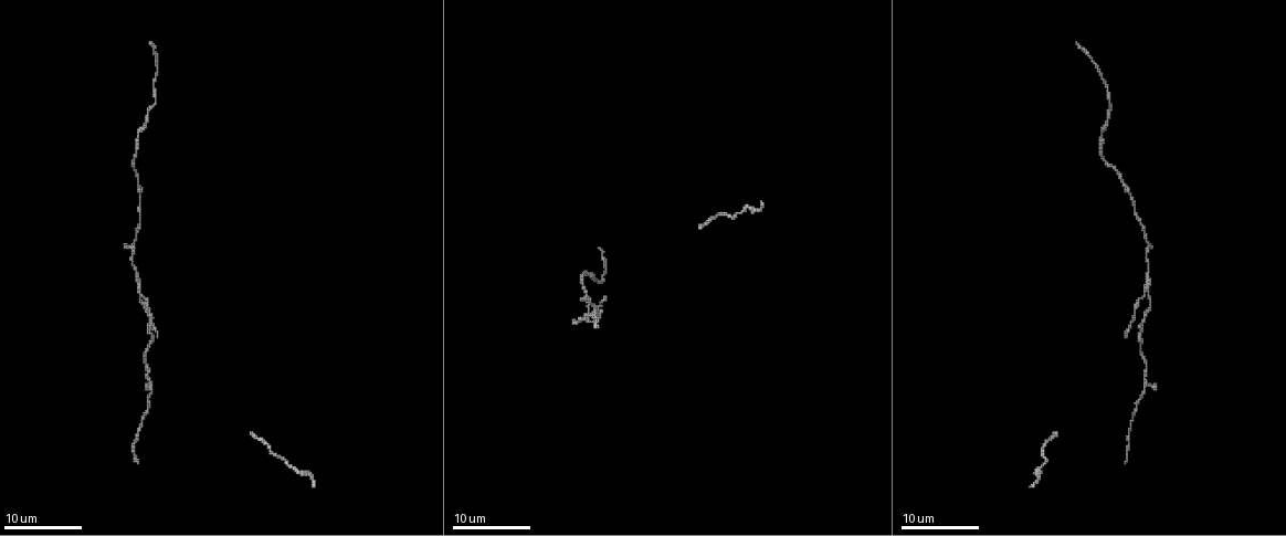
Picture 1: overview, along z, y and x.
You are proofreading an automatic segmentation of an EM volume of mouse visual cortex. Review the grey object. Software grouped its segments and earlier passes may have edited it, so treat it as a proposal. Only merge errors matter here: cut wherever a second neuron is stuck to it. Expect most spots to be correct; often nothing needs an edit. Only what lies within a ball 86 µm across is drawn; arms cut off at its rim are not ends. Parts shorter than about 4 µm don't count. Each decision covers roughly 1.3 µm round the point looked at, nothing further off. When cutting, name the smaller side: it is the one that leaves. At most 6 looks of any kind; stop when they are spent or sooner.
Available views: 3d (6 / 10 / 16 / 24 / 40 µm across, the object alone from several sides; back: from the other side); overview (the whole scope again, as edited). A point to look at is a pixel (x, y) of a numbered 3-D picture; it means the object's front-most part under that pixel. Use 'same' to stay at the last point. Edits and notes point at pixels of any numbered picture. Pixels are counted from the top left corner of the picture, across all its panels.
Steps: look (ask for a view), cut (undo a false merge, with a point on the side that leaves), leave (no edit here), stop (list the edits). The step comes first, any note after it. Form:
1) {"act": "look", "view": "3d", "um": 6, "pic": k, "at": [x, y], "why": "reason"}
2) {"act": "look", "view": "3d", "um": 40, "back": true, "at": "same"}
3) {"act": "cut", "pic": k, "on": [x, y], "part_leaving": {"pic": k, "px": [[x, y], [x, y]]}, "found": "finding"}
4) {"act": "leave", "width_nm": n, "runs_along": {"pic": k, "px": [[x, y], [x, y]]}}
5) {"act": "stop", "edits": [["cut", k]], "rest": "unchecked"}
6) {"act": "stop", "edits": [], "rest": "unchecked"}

{"act": "look", "view": "3d", "um": 16, "pic": 1, "at": [584, 316], "why": "sudden change in width"}

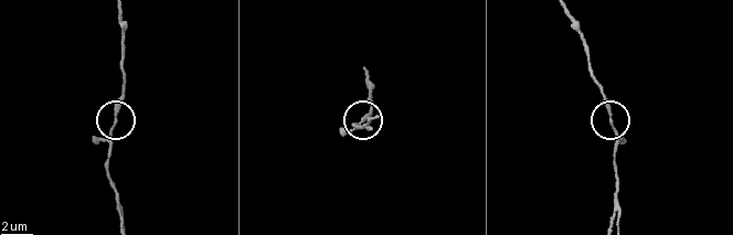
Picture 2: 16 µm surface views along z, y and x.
{"act": "leave", "width_nm": 160, "runs_along": {"pic": 2, "px": [[617, 225], [613, 158], [617, 135], [602, 85]]}, "found": "all the same neuron"}

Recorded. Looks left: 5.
{"act": "look", "view": "3d", "um": 10, "pic": 1, "at": [1102, 155], "why": "a narrow waist"}

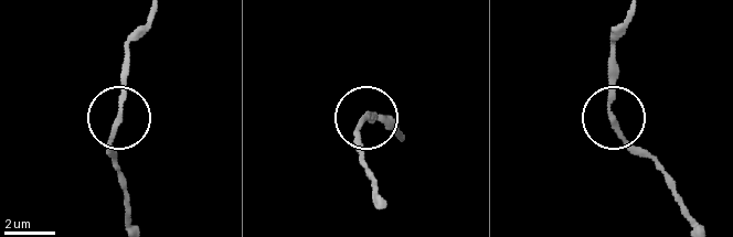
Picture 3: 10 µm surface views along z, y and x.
{"act": "leave", "runs_along": {"pic": 3, "px": [[130, 218], [114, 157], [127, 36]]}, "found": "one neuron here"}

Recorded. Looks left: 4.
{"act": "look", "view": "3d", "um": 10, "pic": 1, "at": [596, 279], "why": "thick turns thin"}

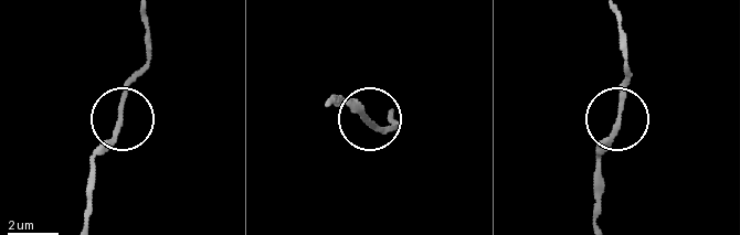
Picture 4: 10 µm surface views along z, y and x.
{"act": "look", "view": "3d", "um": 6, "pic": 4, "at": [616, 123]}

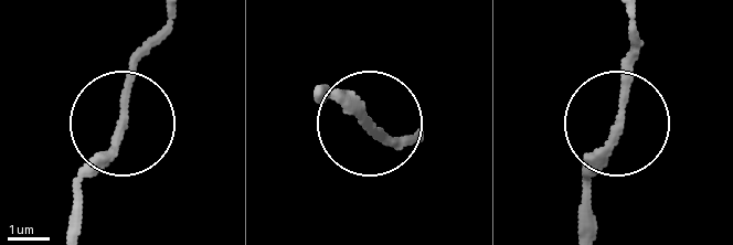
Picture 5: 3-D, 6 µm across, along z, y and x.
{"act": "leave", "runs_along": {"pic": 5, "px": [[587, 220], [587, 178], [618, 114], [629, 19]]}, "found": "one neuron here"}

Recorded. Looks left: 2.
{"act": "stop", "edits": [], "rest": "unchecked"}

